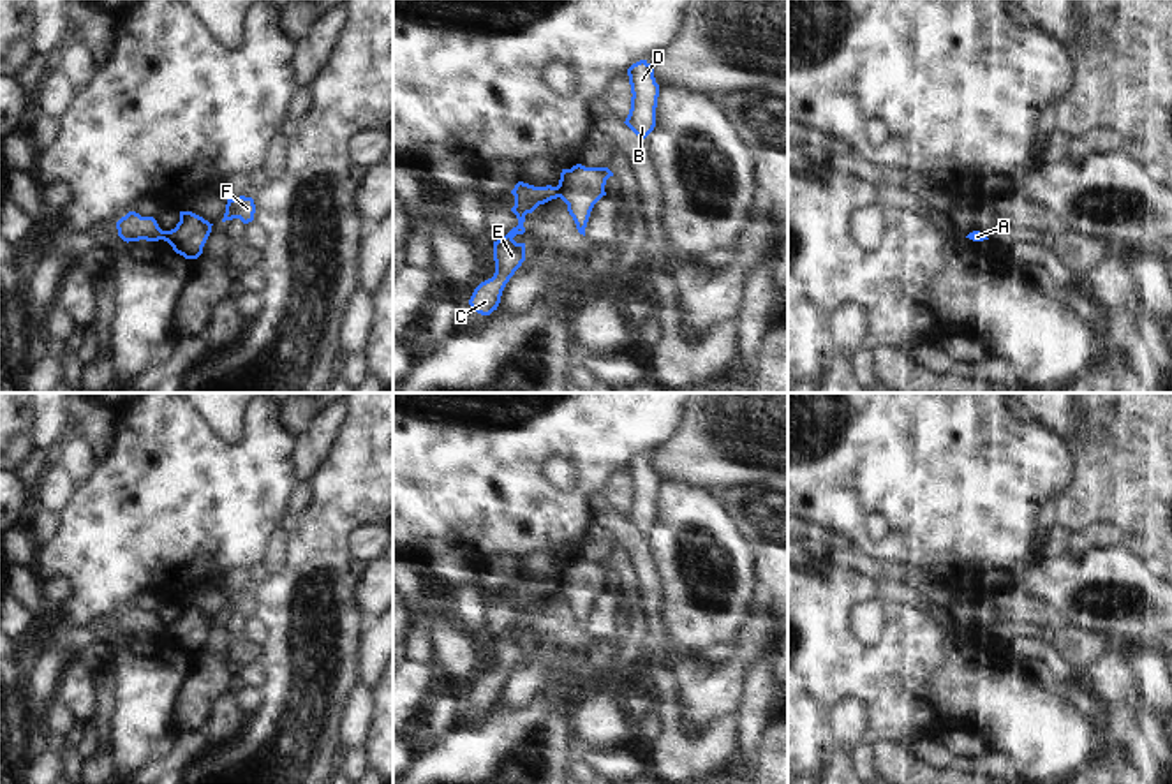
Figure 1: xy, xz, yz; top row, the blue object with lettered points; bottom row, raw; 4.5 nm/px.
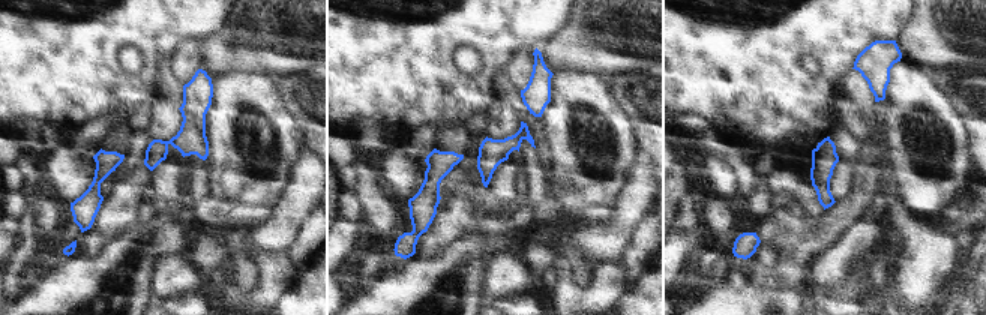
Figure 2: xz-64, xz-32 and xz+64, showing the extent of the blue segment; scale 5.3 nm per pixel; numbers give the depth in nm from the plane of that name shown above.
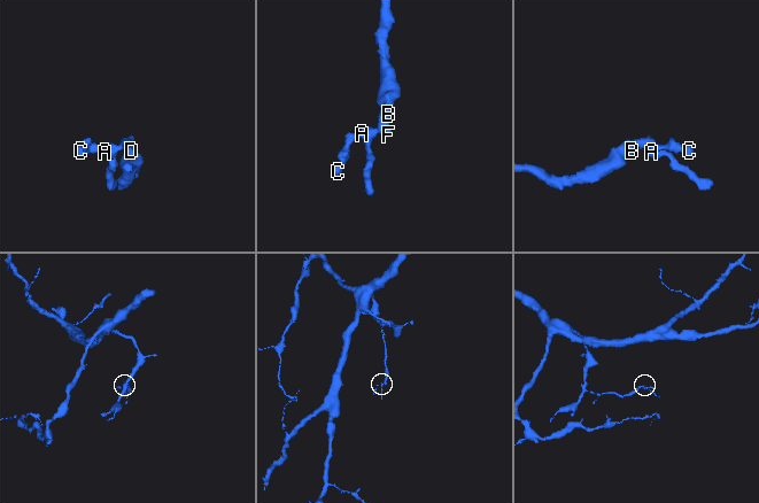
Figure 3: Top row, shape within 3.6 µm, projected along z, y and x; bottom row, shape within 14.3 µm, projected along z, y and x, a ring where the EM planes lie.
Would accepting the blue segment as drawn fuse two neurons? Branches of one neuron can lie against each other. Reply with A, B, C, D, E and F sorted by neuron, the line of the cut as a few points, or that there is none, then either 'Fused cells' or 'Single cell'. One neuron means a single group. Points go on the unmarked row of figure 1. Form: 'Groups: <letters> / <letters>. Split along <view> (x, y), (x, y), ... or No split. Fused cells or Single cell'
Groups: A B D F / C E. Split along xz (556, 582), (559, 591). Fused cells

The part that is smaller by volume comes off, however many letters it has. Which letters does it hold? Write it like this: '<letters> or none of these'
C, E

